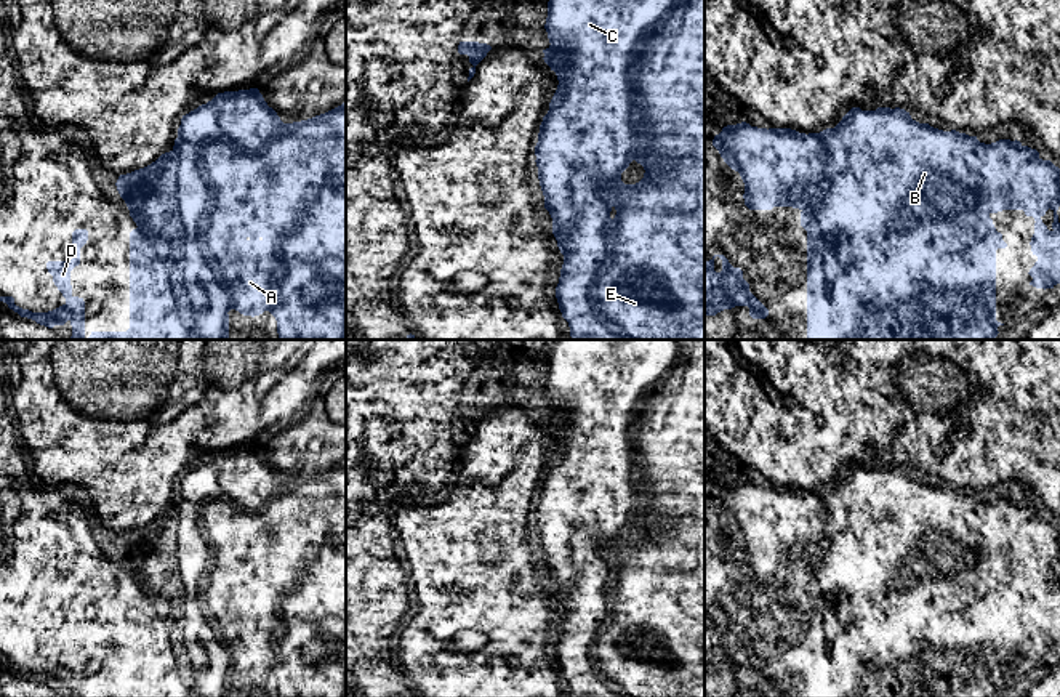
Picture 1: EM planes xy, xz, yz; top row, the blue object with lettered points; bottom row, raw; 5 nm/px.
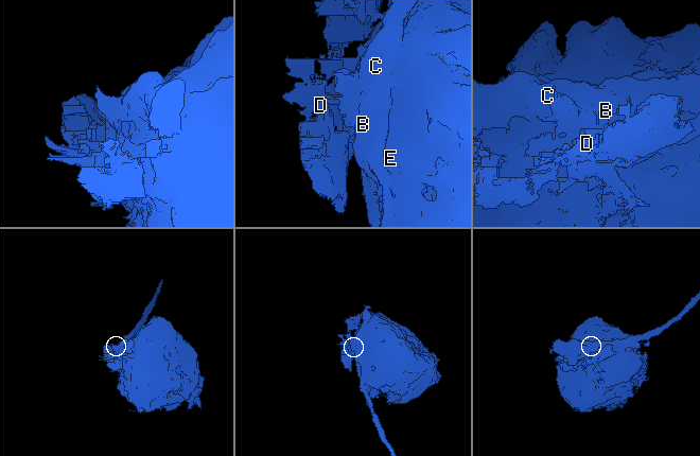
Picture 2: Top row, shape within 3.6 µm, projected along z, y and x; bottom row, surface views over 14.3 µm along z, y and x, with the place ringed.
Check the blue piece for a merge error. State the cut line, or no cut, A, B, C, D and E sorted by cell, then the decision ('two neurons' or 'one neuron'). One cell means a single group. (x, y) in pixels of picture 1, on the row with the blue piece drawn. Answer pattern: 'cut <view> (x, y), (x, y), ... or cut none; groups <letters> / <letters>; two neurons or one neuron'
cut xz (538, 133), (574, 161), (564, 228), (598, 313), (626, 338); groups A B E / C D; two neurons

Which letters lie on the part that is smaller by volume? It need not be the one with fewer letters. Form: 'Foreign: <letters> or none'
Foreign: C, D

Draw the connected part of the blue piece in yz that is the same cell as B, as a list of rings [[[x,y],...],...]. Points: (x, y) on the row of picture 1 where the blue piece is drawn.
[[[877,107],[876,111],[850,111],[873,115],[874,122],[865,123],[863,133],[881,133],[882,149],[868,143],[853,143],[849,149],[825,151],[818,144],[818,133],[799,133],[791,128],[759,128],[770,139],[767,149],[759,149],[757,165],[743,165],[738,170],[749,173],[749,183],[745,184],[745,205],[749,210],[772,210],[773,207],[793,207],[799,210],[820,208],[828,197],[852,186],[853,181],[874,181],[876,173],[884,175],[884,186],[892,194],[900,195],[908,205],[922,203],[929,218],[943,226],[962,226],[970,216],[978,213],[998,213],[1002,210],[1023,210],[1026,216],[1044,216],[1050,208],[1054,212],[1052,229],[1058,231],[1060,207],[1060,168],[1050,160],[1042,160],[1036,149],[1023,146],[1020,141],[999,139],[991,144],[980,143],[977,136],[969,136],[956,130],[943,131],[919,123],[911,119],[909,112],[895,107]]]

